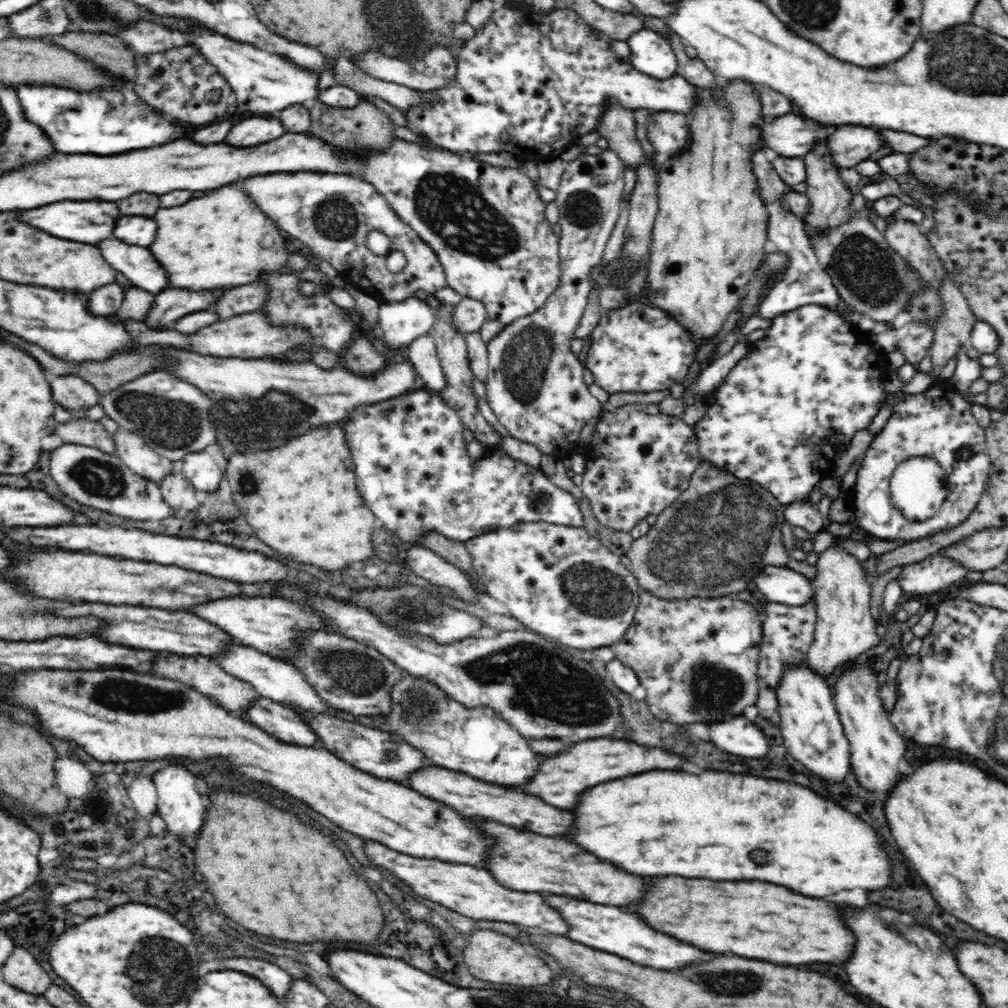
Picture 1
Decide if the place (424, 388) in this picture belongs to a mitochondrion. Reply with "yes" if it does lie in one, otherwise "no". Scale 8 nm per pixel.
no

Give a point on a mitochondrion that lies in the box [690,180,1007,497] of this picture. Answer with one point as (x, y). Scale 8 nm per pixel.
(872, 275)

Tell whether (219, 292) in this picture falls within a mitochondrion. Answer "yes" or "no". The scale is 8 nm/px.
no

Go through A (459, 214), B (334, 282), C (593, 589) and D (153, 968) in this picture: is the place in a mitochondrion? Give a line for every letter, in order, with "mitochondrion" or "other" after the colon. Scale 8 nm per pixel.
A: mitochondrion
B: other
C: mitochondrion
D: mitochondrion

